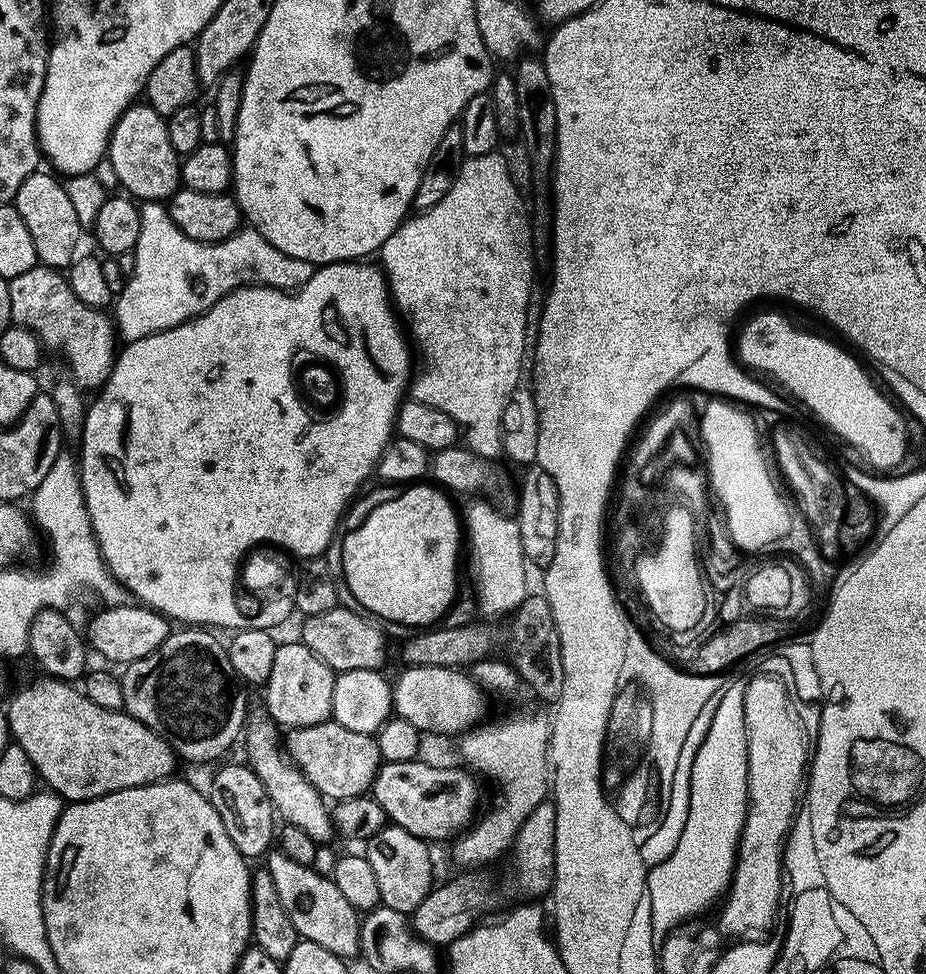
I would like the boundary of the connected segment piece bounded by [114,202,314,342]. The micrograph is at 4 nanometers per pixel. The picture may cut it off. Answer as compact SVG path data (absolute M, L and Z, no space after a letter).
M144 202L139 205L139 209L140 229L134 249L136 261L132 264L132 272L130 268L124 287L114 300L114 327L121 341L136 342L132 340L144 340L147 336L152 338L161 332L170 332L179 324L185 324L192 317L199 316L225 293L232 292L235 288L263 286L294 290L314 271L310 262L302 258L290 258L290 254L282 254L282 250L270 246L270 242L266 242L266 238L262 238L262 234L255 230L238 230L233 236L207 244L182 234L182 230L178 230L176 223L168 216L168 209L163 203Z

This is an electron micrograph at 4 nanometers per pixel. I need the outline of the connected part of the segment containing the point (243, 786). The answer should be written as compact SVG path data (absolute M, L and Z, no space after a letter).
M247 763L218 765L208 780L206 795L210 806L218 810L218 818L222 818L222 826L226 826L226 834L230 834L230 842L234 842L238 851L252 857L259 852L267 853L273 847L274 811L271 798L267 796L258 774Z

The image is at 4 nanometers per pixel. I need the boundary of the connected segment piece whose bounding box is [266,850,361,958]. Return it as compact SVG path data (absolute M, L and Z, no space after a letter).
M272 850L267 853L266 867L274 890L278 890L278 898L282 901L282 910L290 914L290 922L294 930L303 939L314 942L341 958L356 956L360 951L359 926L361 917L346 898L342 898L342 890L334 886L331 875L315 872L316 868L294 861L286 853Z

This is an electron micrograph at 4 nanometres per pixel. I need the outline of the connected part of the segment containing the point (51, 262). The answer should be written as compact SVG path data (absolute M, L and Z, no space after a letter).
M44 171L31 172L26 182L18 186L14 203L18 214L22 214L22 222L26 222L26 230L30 230L30 238L34 238L37 261L43 267L64 270L77 255L76 243L80 240L82 225L78 222L78 214L63 183L51 171Z

